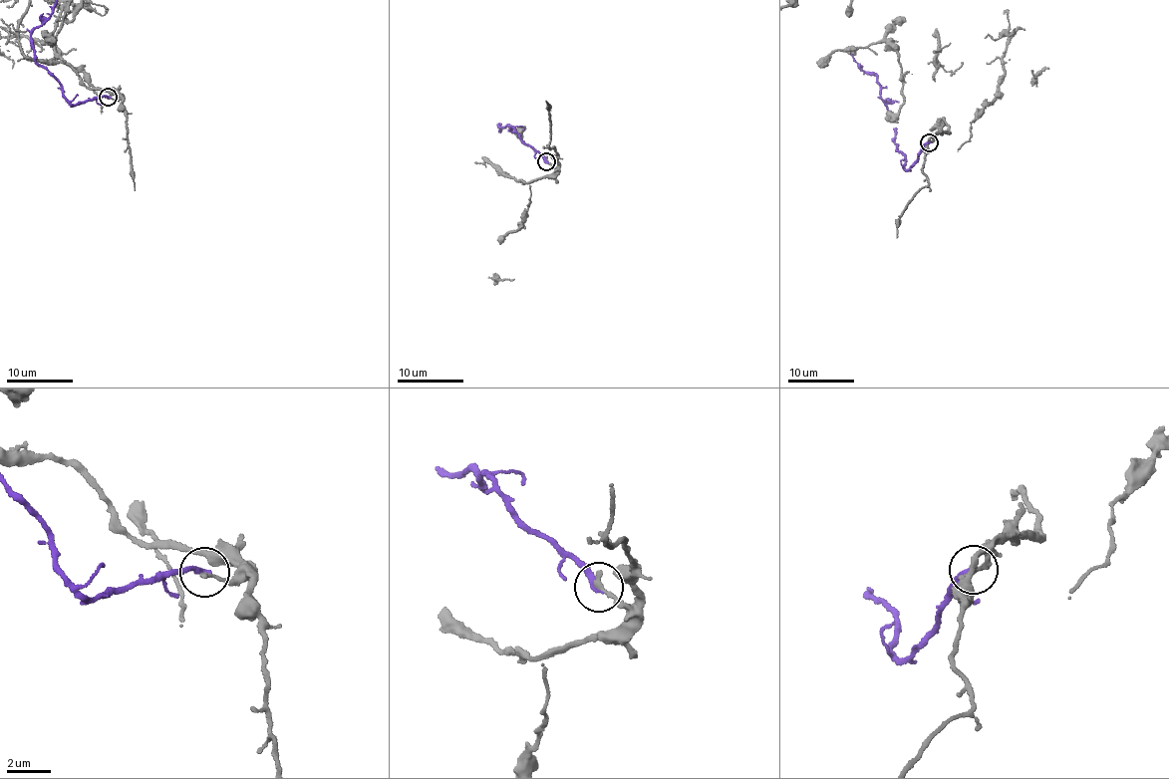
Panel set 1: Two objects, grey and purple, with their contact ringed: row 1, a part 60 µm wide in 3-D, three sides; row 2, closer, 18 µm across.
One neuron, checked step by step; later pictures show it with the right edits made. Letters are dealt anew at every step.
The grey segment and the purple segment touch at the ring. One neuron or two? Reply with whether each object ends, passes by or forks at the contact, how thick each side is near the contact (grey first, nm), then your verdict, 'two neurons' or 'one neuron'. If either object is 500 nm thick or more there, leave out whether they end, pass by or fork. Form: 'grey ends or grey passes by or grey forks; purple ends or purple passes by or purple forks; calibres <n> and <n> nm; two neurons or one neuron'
grey ends; purple ends; calibres 220 and 320 nm; two neurons

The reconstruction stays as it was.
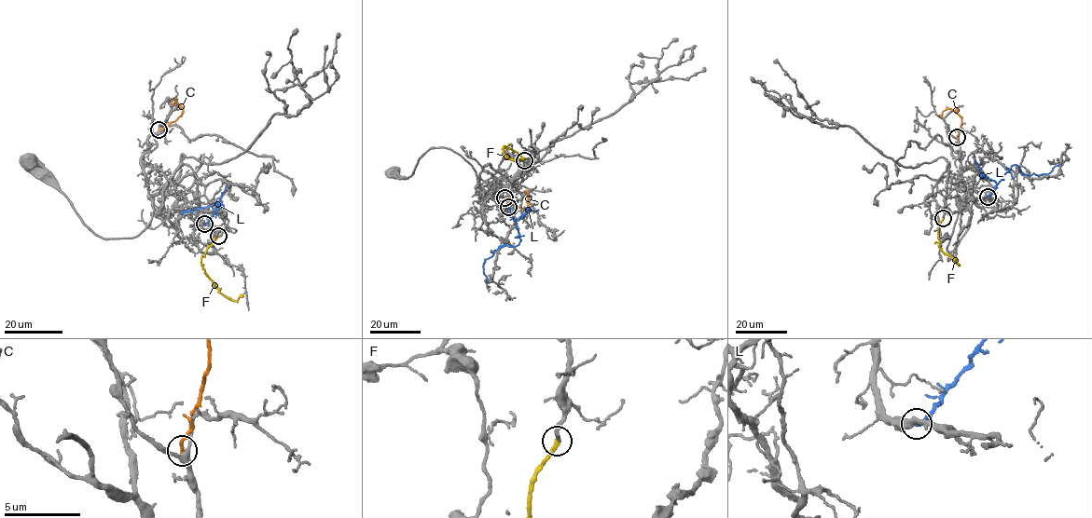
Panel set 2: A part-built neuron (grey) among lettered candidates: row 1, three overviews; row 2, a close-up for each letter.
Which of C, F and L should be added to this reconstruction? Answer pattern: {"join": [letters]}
{"join": ["F"]}

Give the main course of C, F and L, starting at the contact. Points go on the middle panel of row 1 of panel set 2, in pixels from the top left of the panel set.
C: (504, 197), (524, 209), (530, 207), (527, 192)
F: (523, 160), (518, 154), (504, 146), (503, 152), (507, 157), (525, 157)
L: (509, 207), (520, 240), (517, 246), (500, 246), (486, 259), (482, 267), (489, 282)

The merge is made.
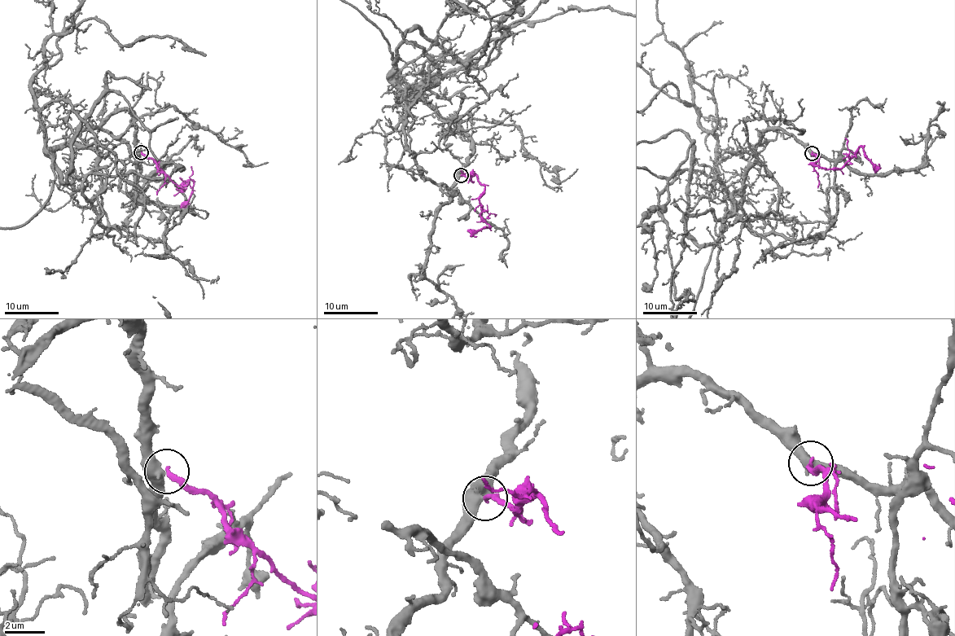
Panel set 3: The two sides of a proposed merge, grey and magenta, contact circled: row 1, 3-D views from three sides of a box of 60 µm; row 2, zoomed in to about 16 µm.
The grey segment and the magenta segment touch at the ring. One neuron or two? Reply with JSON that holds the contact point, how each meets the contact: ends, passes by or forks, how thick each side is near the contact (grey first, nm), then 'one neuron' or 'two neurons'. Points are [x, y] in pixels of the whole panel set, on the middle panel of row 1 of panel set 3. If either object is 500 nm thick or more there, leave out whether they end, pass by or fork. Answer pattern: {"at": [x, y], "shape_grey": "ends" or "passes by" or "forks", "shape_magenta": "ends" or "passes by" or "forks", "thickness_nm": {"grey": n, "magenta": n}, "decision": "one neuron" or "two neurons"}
{"at": [461, 175], "shape_grey": "passes by", "shape_magenta": "ends", "thickness_nm": {"grey": 440, "magenta": 240}, "decision": "one neuron"}

